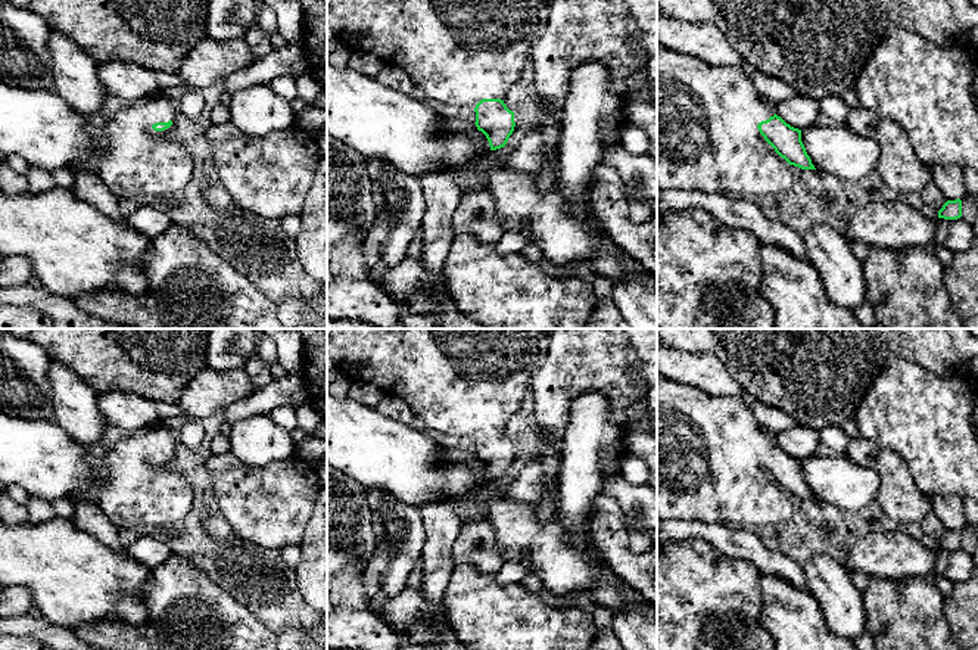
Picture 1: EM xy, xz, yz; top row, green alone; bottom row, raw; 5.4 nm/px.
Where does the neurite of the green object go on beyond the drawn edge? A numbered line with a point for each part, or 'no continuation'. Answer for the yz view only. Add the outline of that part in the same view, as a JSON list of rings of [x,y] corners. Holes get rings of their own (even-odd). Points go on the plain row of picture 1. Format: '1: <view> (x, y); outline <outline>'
1: yz (707, 470); outline [[[657,371],[657,520],[720,523],[734,529],[779,525],[792,516],[791,495],[760,464],[757,455],[776,444],[739,398],[710,396]]]

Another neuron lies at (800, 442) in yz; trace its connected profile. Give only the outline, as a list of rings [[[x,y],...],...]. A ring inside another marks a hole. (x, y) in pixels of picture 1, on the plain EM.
[[[801,424],[778,433],[775,441],[787,454],[798,460],[816,455],[817,448],[822,445],[820,432]]]

